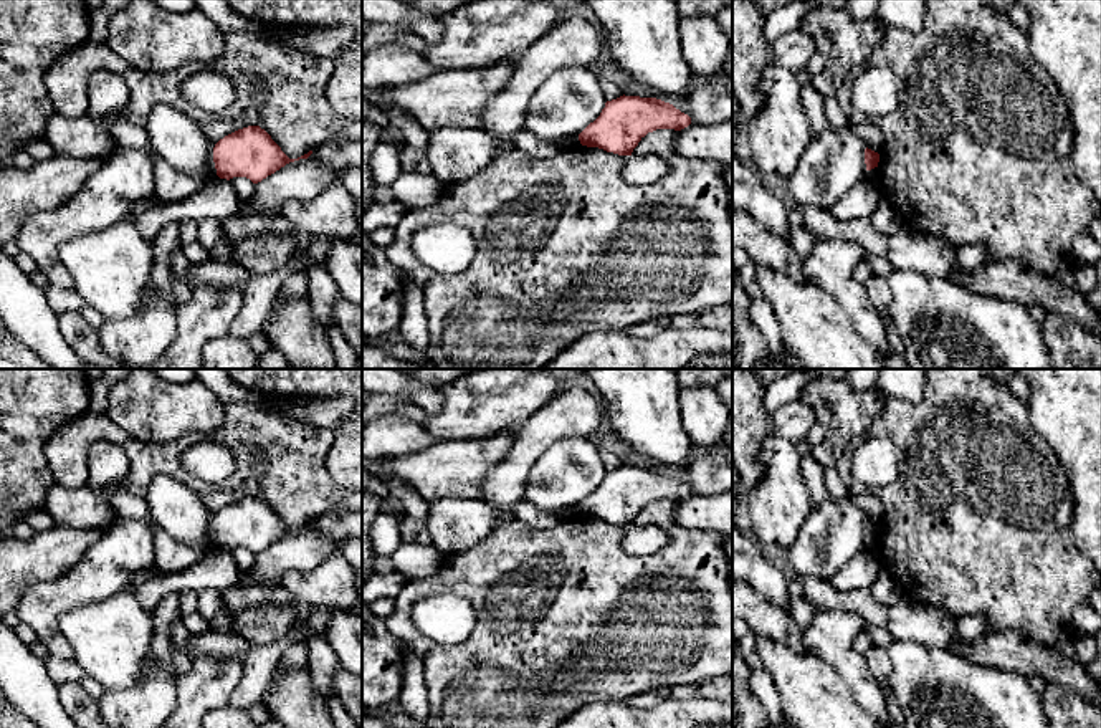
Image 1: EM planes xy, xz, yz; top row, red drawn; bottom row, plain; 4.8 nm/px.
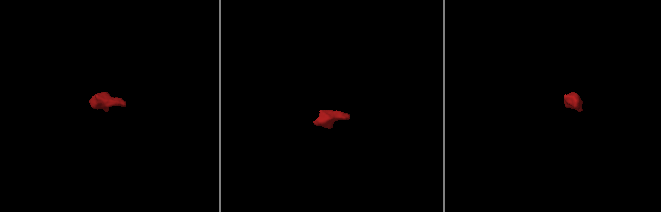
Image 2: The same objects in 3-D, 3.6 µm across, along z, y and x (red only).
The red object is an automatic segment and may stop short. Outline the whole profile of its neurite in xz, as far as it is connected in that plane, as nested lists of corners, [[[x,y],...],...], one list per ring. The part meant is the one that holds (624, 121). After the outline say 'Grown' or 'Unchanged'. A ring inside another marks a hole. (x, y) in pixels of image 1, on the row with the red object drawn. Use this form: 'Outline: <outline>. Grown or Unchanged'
Outline: [[[620,96],[607,101],[600,116],[590,122],[579,141],[618,156],[632,156],[638,142],[656,129],[681,131],[691,117],[656,98]]]. Unchanged

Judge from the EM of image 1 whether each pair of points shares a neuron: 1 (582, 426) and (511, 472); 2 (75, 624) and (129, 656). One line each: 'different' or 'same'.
1: same
2: same

